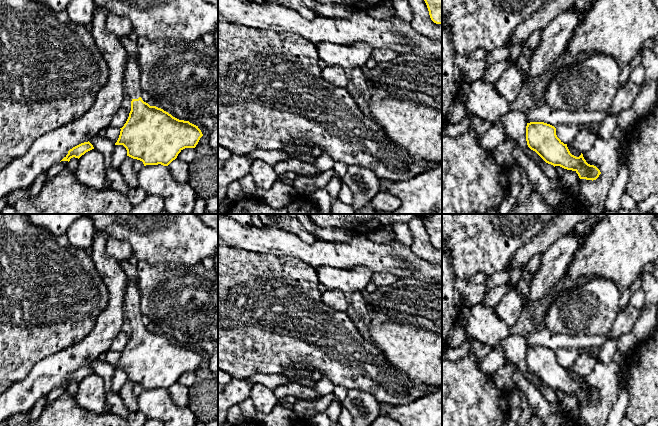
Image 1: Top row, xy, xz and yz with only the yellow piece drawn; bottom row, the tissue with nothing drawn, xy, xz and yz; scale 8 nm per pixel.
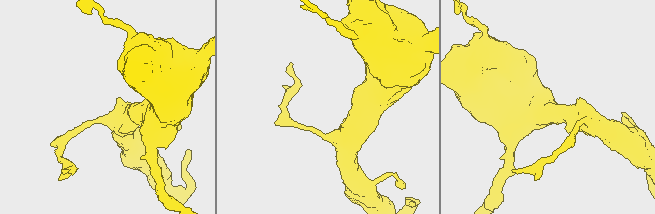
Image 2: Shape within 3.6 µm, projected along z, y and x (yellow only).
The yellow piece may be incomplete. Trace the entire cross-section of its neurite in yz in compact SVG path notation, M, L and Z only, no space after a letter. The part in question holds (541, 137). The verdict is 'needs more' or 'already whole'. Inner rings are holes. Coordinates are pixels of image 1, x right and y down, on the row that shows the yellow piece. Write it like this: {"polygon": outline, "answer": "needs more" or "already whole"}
{"polygon": "M530 122L526 126L526 141L528 147L535 151L546 163L575 171L580 179L596 180L601 174L600 170L586 162L583 154L579 157L572 155L567 147L556 135L556 128L544 122Z", "answer": "already whole"}

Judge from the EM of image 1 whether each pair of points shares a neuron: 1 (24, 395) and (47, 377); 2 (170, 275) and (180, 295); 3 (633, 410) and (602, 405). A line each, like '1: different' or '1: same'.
1: same
2: same
3: different

